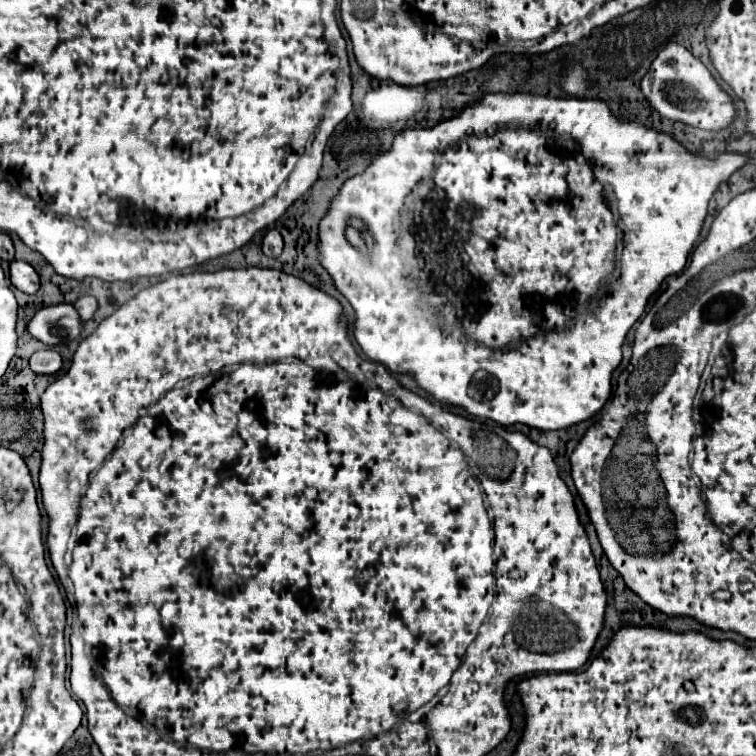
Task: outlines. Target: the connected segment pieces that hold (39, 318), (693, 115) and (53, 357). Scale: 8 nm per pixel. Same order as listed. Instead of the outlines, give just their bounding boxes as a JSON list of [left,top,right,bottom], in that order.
[[28,303,84,347],[642,43,736,131],[30,349,62,375]]

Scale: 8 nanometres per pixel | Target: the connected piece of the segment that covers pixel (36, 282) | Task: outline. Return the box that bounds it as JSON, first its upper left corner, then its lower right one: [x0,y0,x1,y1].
[10,261,40,295]

